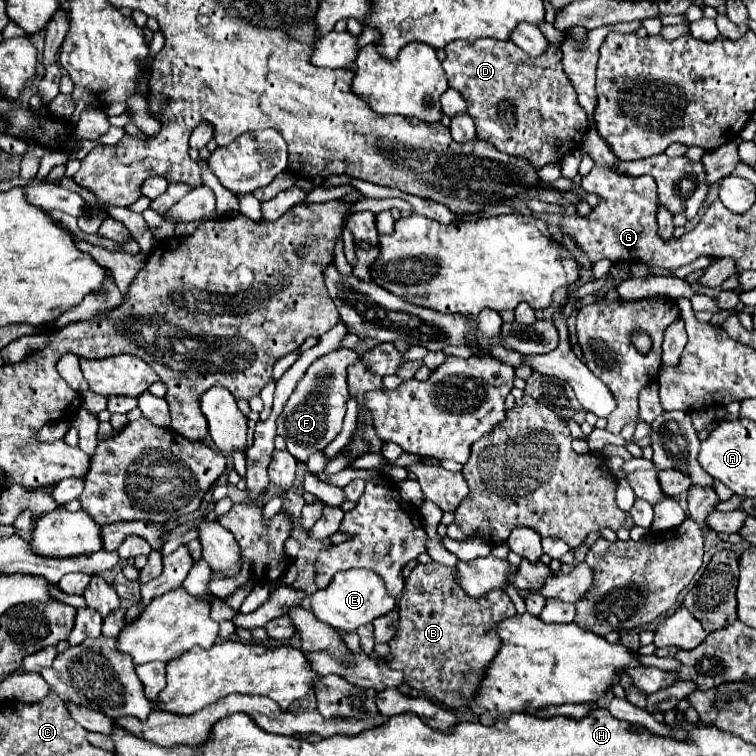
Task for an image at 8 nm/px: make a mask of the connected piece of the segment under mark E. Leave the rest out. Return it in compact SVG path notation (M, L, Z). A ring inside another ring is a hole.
M351 569L351 571L337 573L327 589L319 589L317 593L313 593L311 605L313 605L313 613L319 621L347 633L347 631L355 631L357 627L367 625L373 619L393 611L395 599L387 593L383 579L375 571Z

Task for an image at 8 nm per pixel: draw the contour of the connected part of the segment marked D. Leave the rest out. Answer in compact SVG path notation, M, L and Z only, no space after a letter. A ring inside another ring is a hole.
M453 41L445 47L445 53L447 59L443 61L443 69L447 73L449 87L459 91L467 101L467 113L475 123L479 139L491 143L501 153L527 159L537 171L543 165L559 163L569 151L575 151L581 145L587 131L587 115L577 103L577 95L569 79L567 83L551 83L553 73L549 73L545 67L533 65L535 59L517 49L511 41Z

